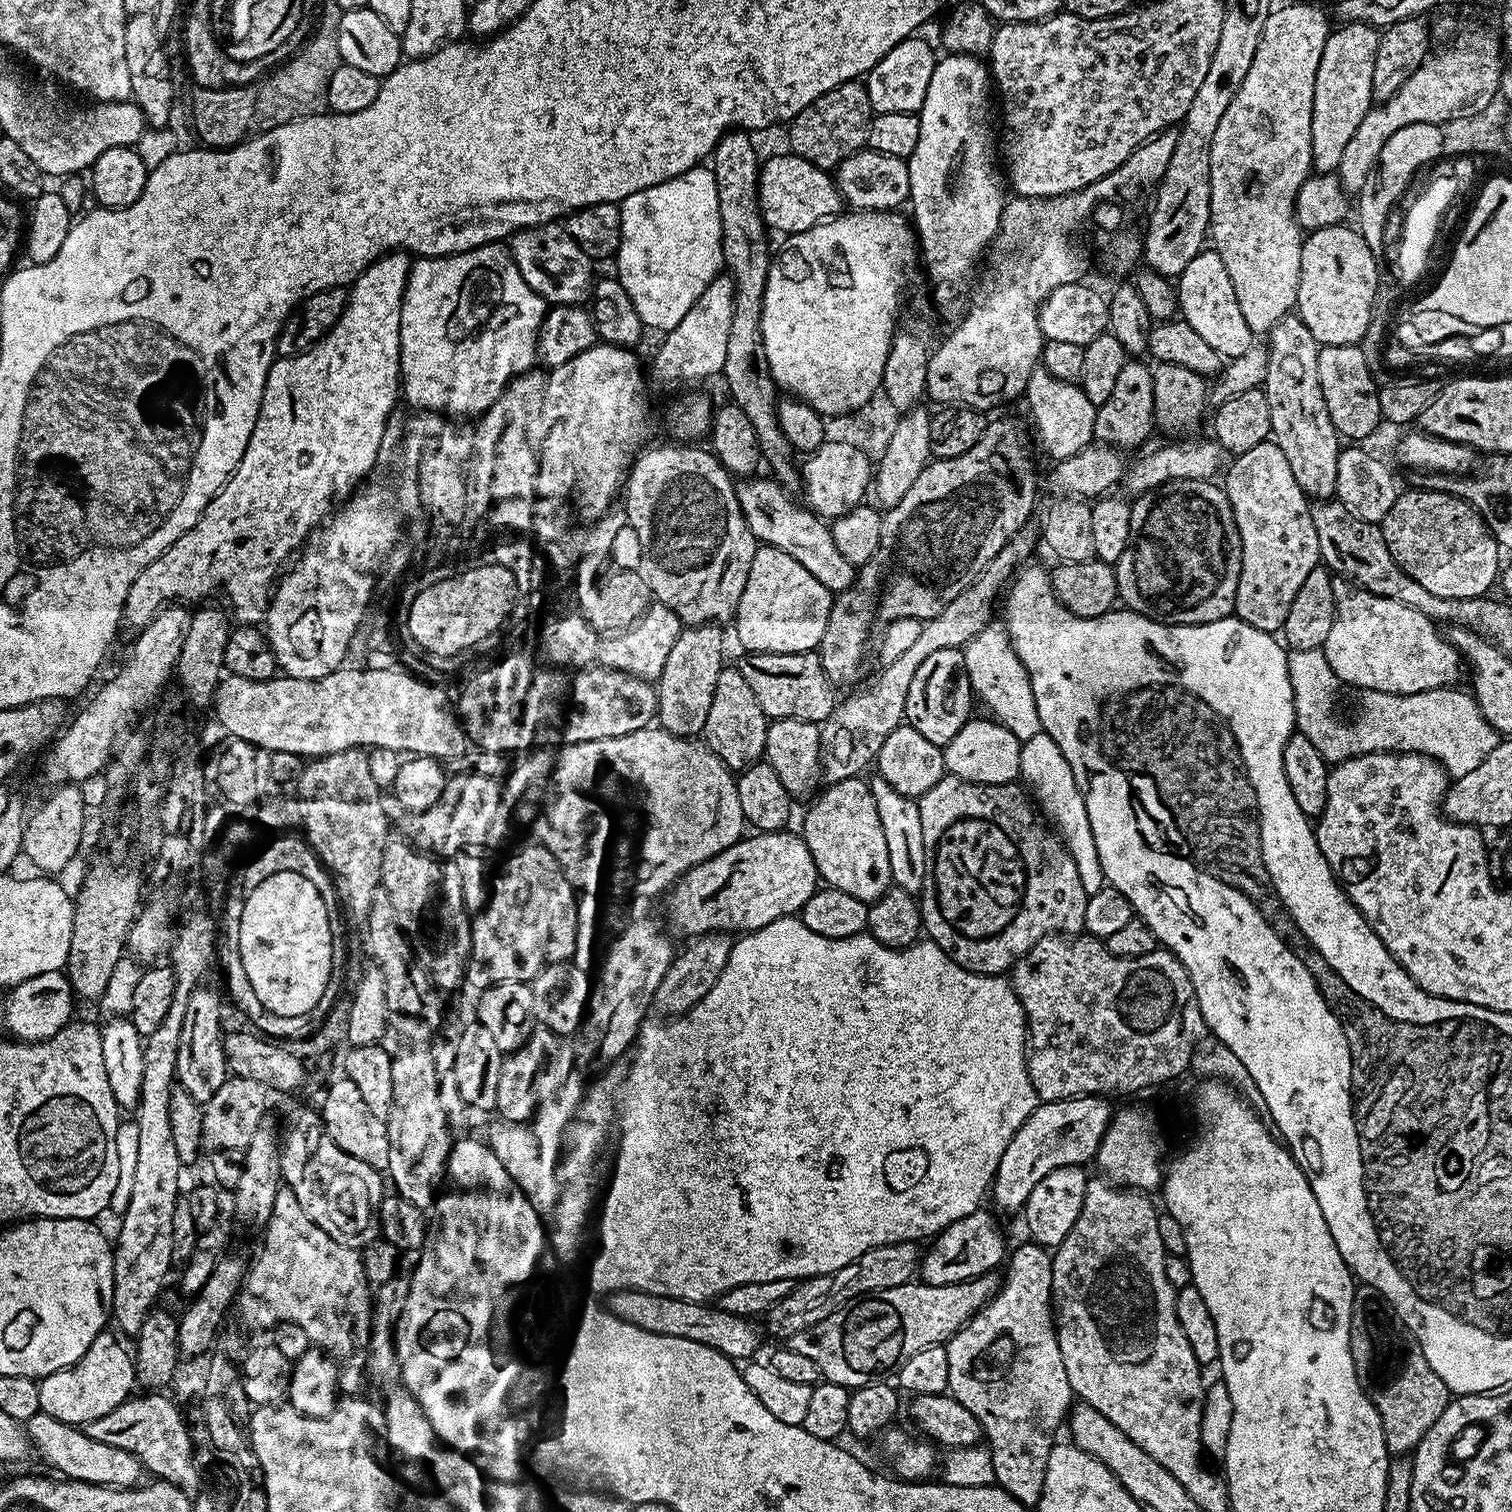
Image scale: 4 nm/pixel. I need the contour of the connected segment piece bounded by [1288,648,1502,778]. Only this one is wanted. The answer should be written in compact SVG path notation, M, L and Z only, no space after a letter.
M1298 650L1288 658L1290 684L1294 690L1294 710L1296 711L1296 727L1302 730L1303 736L1310 738L1329 765L1335 766L1343 760L1349 760L1371 752L1417 752L1438 760L1449 777L1455 778L1462 774L1470 774L1501 742L1501 735L1494 726L1486 720L1482 710L1476 705L1476 697L1471 691L1459 692L1456 686L1435 688L1409 696L1395 696L1389 692L1365 691L1356 708L1356 713L1349 720L1336 716L1336 695L1342 691L1340 679L1330 670L1330 662L1326 662L1323 650Z

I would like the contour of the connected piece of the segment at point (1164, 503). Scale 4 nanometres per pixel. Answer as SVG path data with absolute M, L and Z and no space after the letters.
M1173 480L1170 484L1163 484L1161 488L1155 488L1153 492L1144 492L1141 496L1135 497L1131 501L1132 513L1130 514L1130 538L1128 539L1128 545L1126 550L1122 550L1122 558L1115 564L1116 570L1116 591L1121 601L1125 600L1127 607L1131 611L1142 614L1148 617L1149 620L1156 620L1160 624L1205 624L1206 622L1218 622L1222 618L1233 615L1236 610L1236 591L1238 590L1238 574L1242 570L1242 542L1240 541L1240 535L1238 534L1238 526L1234 522L1234 514L1232 513L1232 507L1230 502L1226 498L1223 487L1219 483L1212 480Z

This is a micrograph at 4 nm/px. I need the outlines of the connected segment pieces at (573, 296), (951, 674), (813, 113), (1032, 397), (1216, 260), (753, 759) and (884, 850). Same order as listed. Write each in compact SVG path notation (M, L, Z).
M563 223L539 224L533 228L522 229L511 237L510 251L522 278L526 278L526 286L530 286L534 294L542 297L545 305L583 305L591 297L594 287L594 275L592 276L594 261L586 254L586 250L582 250L582 246L578 246L578 242L574 242L574 238Z
M961 649L938 650L918 666L913 680L910 681L910 690L906 694L906 710L904 718L907 724L918 734L923 734L930 742L945 745L966 726L968 720L973 719L972 702L974 693L971 680L967 676L964 653Z
M848 80L845 84L826 90L822 98L810 102L806 110L787 125L791 155L801 156L806 162L825 170L834 170L850 154L861 151L868 143L868 125L872 123L873 110L870 94L860 80Z
M1042 366L1036 367L1030 374L1026 401L1032 411L1032 420L1040 434L1040 442L1052 455L1053 461L1066 460L1081 452L1094 440L1094 418L1098 407L1090 398L1086 398L1079 384L1070 384L1054 378Z
M1201 250L1178 277L1178 312L1194 331L1222 358L1233 360L1254 343L1254 334L1238 310L1238 298L1234 298L1234 285L1226 274L1226 262L1222 262L1215 250Z
M724 666L718 674L718 684L706 717L702 733L703 743L718 754L726 767L743 770L759 761L765 755L766 734L770 719L763 713L753 690L740 673L739 667Z
M852 777L825 789L804 818L800 829L804 841L815 860L819 877L829 887L871 905L887 893L893 880L888 844L869 783L861 777Z

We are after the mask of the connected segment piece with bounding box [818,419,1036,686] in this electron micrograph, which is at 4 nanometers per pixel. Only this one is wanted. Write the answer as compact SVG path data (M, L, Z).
M993 419L982 434L982 438L978 438L978 442L974 446L970 446L970 450L966 450L966 454L958 454L958 458L950 458L949 460L933 459L929 462L922 470L922 474L918 474L918 479L914 482L914 486L910 486L910 490L906 490L905 496L902 497L902 502L898 502L898 506L889 508L883 513L880 522L882 538L878 542L878 550L859 569L856 583L835 597L830 610L830 618L826 622L826 634L822 634L822 642L818 649L825 672L832 680L832 683L836 686L856 683L856 685L859 685L861 683L859 680L863 678L866 672L871 670L872 659L878 656L878 641L883 637L884 630L896 620L914 618L923 622L934 618L938 614L942 614L942 610L946 610L946 606L950 606L950 602L954 602L954 598L958 598L958 594L962 594L962 590L966 590L966 586L973 584L982 575L985 566L995 558L998 550L1002 550L1002 546L1006 546L1008 539L1031 521L1028 519L1032 516L1032 507L1035 504L1036 468L1032 465L1032 456L1028 453L1027 446L1024 445L1024 436L1020 433L1019 426L1012 420L995 421Z

